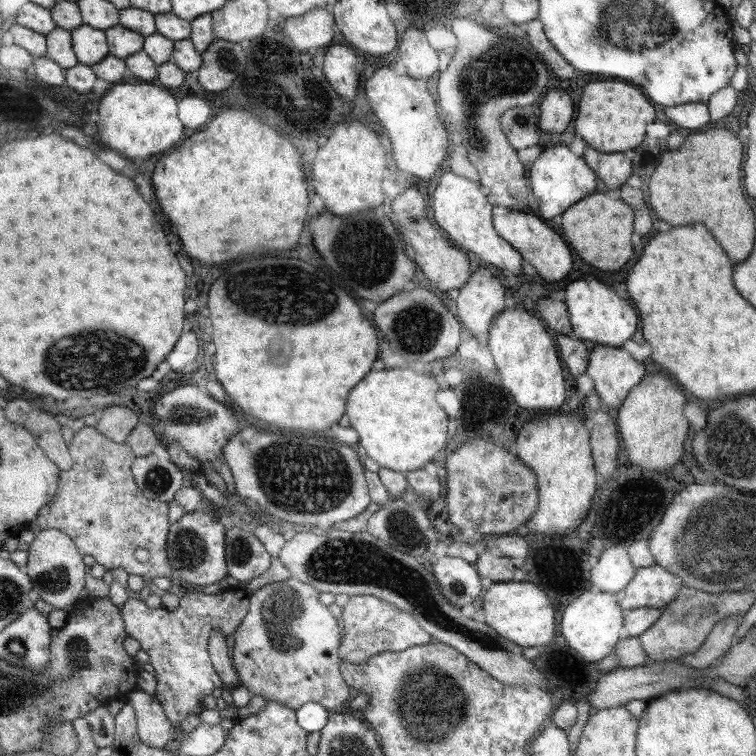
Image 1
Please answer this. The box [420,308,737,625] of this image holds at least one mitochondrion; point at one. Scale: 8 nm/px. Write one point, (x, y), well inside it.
(456, 588)

